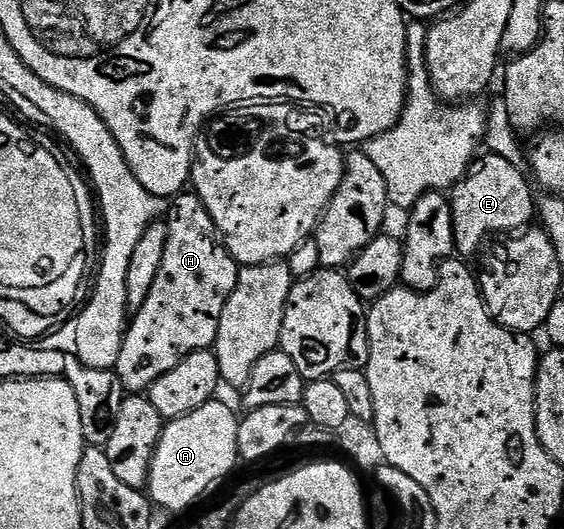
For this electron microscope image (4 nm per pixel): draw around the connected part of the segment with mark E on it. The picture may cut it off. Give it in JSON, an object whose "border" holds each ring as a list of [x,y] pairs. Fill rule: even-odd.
{"border":[[[498,153],[481,157],[473,162],[464,180],[453,186],[450,197],[454,220],[454,248],[466,259],[470,259],[482,244],[487,244],[486,236],[489,233],[505,234],[507,231],[525,230],[536,217],[536,193],[530,190],[531,182],[527,174],[522,174],[508,158],[501,157]]]}

